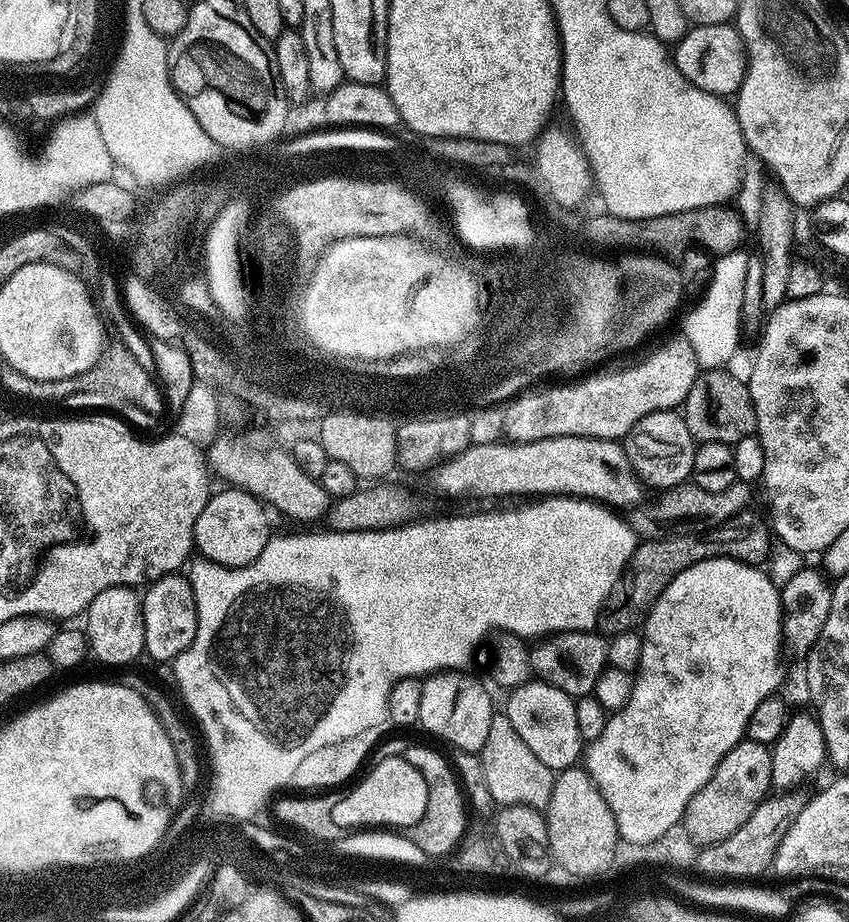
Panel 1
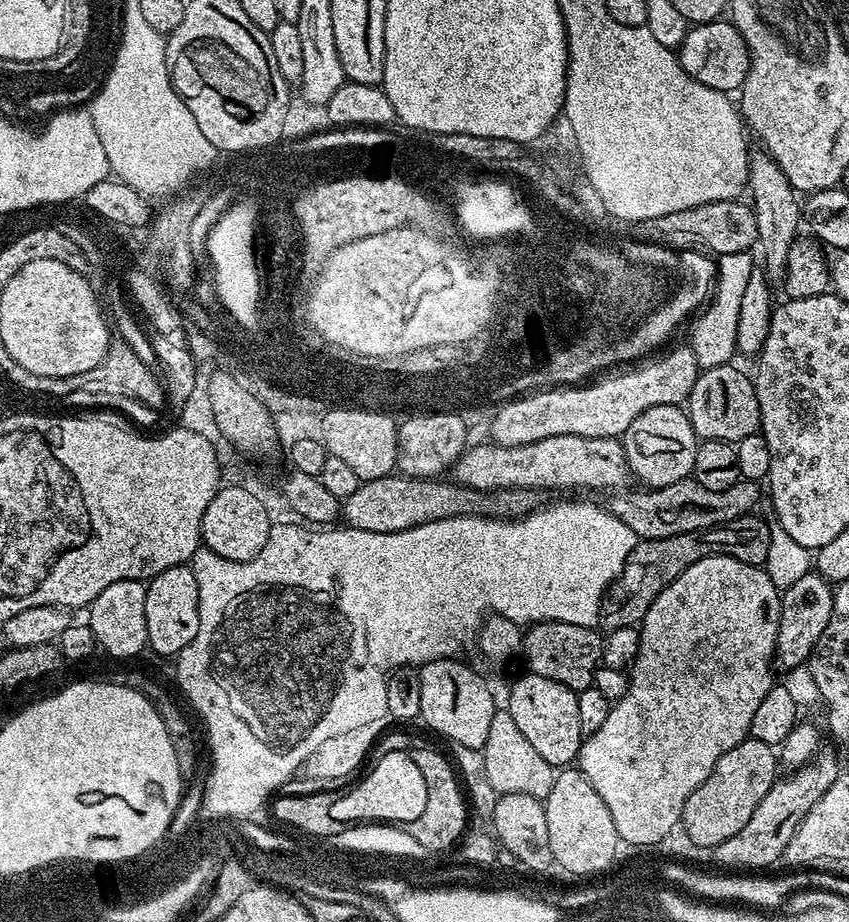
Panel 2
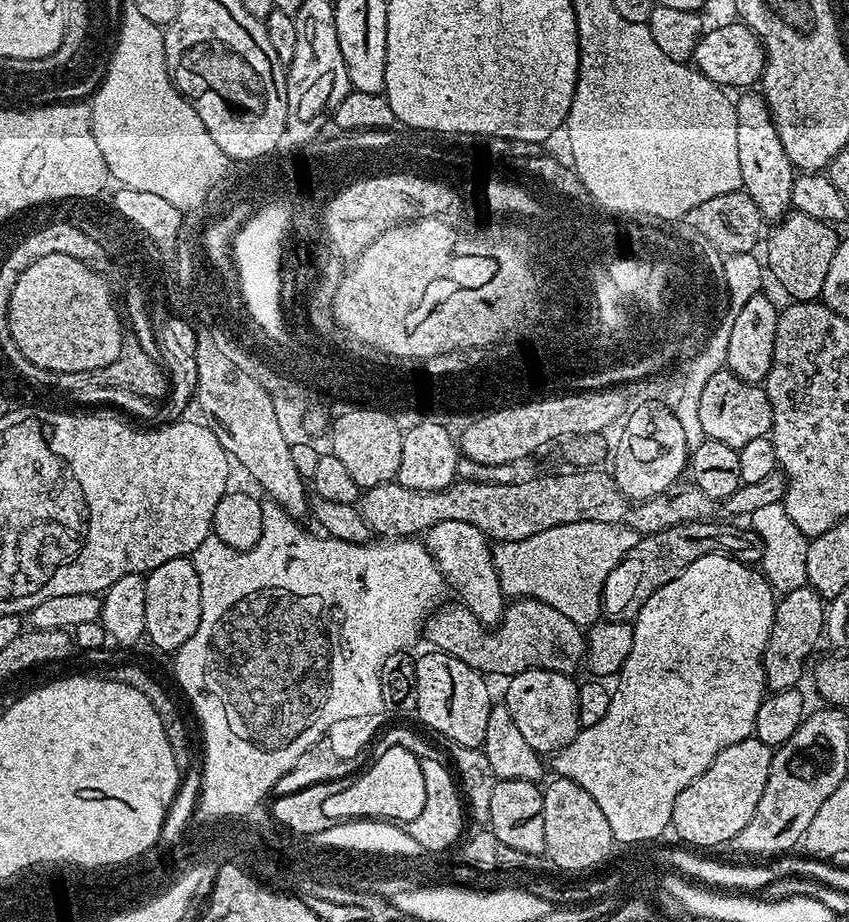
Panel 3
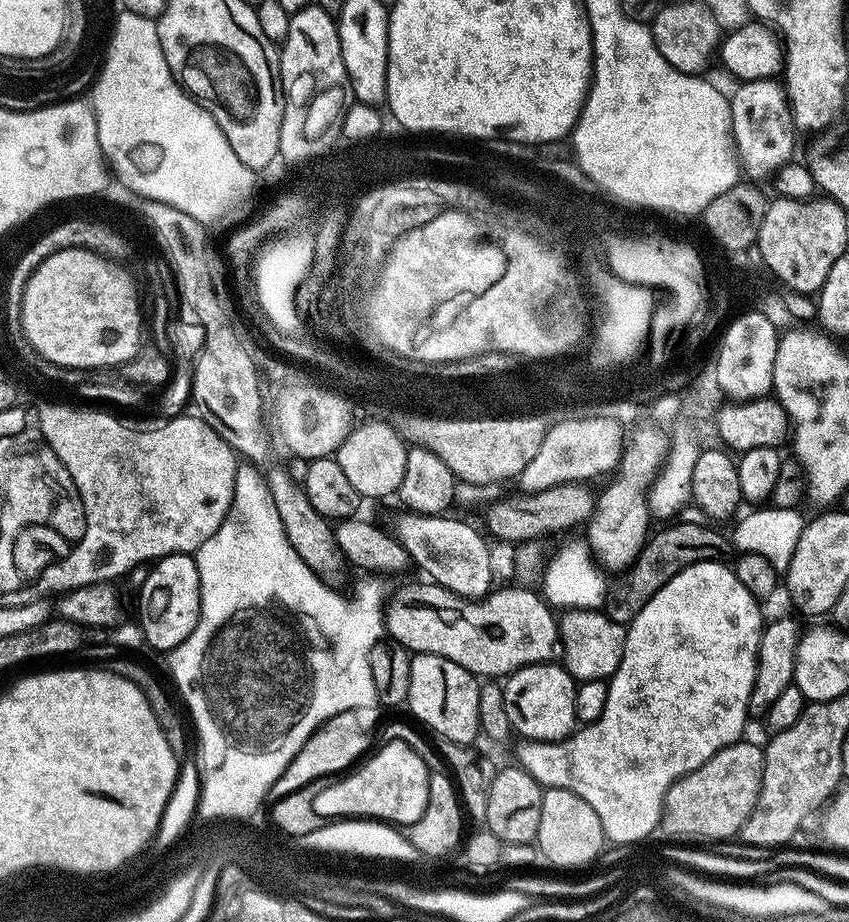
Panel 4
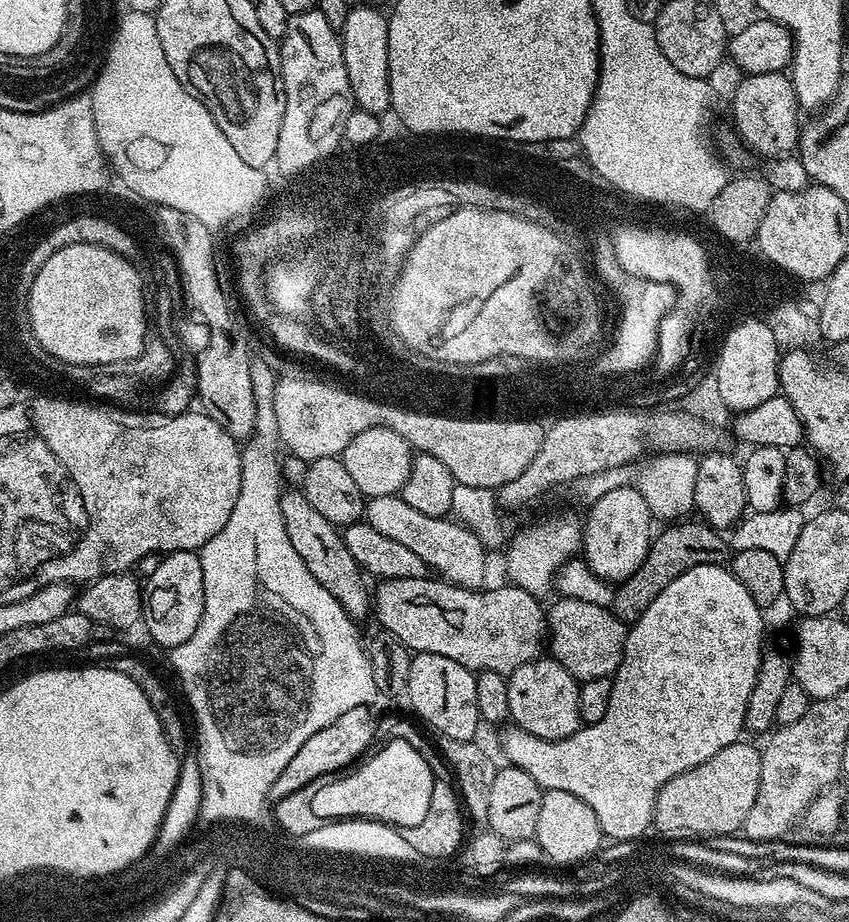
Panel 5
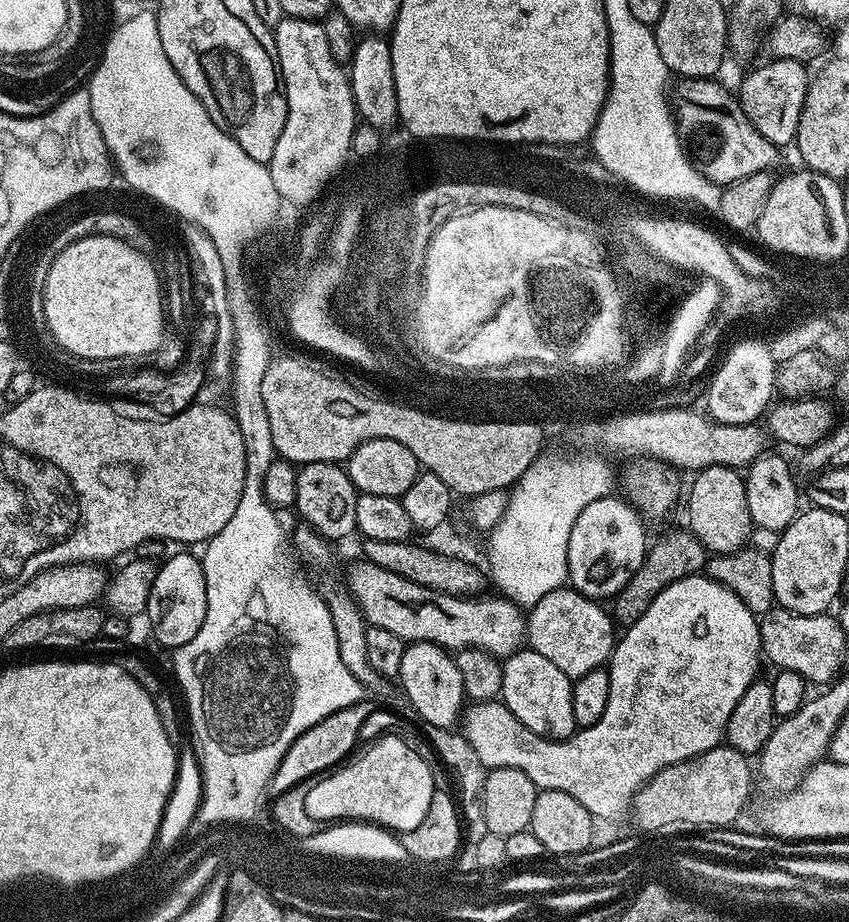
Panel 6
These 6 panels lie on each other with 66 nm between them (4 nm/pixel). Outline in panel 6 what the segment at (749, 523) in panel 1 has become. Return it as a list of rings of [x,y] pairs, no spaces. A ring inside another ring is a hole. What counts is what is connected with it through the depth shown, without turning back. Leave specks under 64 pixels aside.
[[[690,530],[683,531],[668,532],[657,544],[655,541],[644,555],[642,566],[638,566],[634,578],[630,578],[630,582],[626,582],[626,586],[611,601],[610,612],[617,625],[627,626],[638,622],[638,618],[650,610],[650,602],[654,602],[654,598],[658,598],[666,586],[705,571],[705,564],[710,557],[708,545]]]

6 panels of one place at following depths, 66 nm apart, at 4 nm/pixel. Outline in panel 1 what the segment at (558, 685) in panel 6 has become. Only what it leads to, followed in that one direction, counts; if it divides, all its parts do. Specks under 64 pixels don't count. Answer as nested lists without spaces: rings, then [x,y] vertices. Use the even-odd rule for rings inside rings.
[[[534,678],[529,684],[523,684],[507,693],[508,708],[506,715],[514,730],[522,737],[522,742],[530,746],[532,753],[553,773],[573,767],[582,756],[582,741],[578,734],[578,721],[574,710],[576,700],[568,696],[558,686],[549,684],[543,678]]]

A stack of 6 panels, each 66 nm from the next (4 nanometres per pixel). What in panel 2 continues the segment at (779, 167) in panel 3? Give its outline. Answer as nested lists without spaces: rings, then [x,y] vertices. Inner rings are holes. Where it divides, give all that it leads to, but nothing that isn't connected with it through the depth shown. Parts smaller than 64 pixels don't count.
[[[763,150],[753,151],[748,158],[748,183],[747,191],[752,191],[750,208],[755,212],[757,220],[758,248],[764,251],[762,267],[765,277],[772,282],[780,282],[784,279],[784,267],[788,250],[792,241],[797,239],[802,224],[802,200],[790,186],[786,174],[782,174],[779,166],[773,162],[772,157]]]

